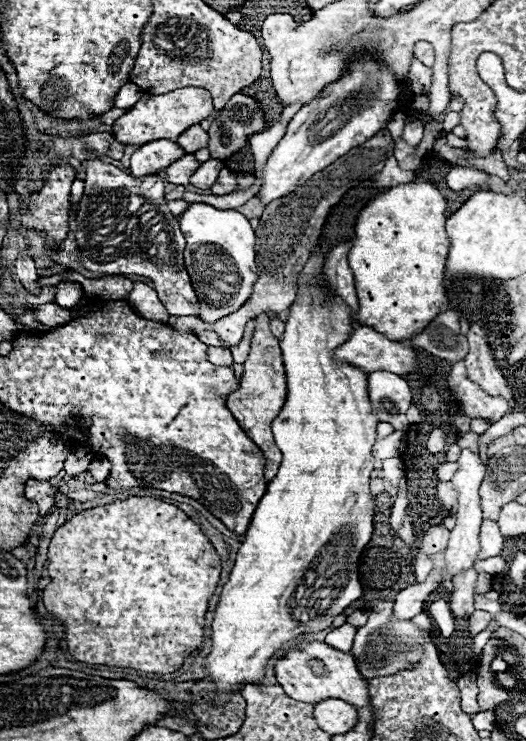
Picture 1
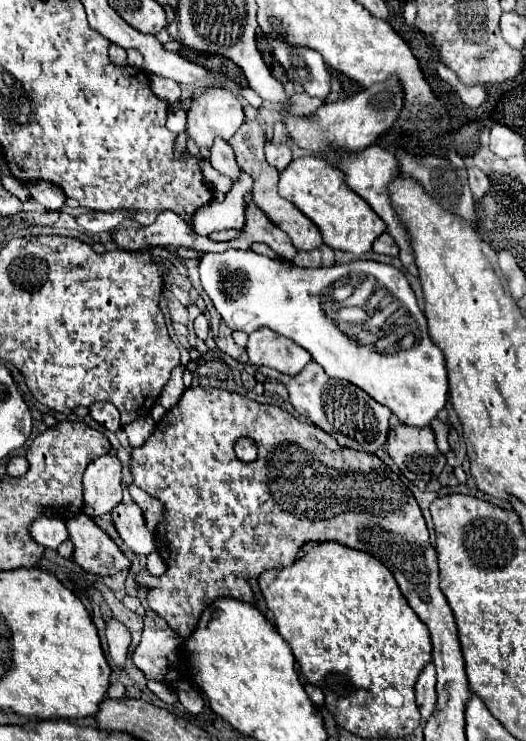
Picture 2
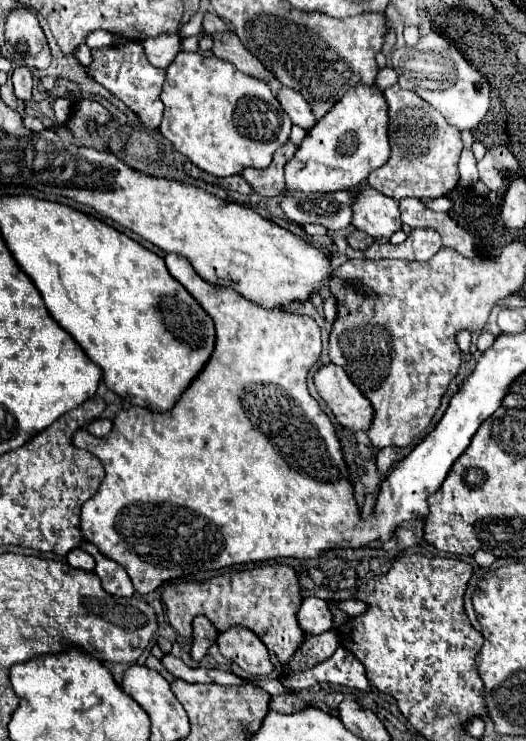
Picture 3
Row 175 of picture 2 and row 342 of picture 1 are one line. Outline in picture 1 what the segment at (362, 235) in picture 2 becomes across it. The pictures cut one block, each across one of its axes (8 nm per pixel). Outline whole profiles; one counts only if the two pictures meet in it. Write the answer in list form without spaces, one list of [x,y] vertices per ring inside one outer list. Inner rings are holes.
[[[316,246],[304,266],[298,280],[296,304],[288,312],[286,332],[280,340],[288,378],[288,398],[282,412],[272,422],[272,432],[282,450],[282,462],[278,474],[256,506],[238,548],[230,578],[224,584],[220,602],[214,610],[212,648],[202,664],[214,684],[214,708],[230,702],[236,688],[258,684],[266,676],[268,660],[280,646],[298,636],[328,628],[344,608],[362,596],[362,584],[356,570],[360,552],[372,536],[374,496],[370,494],[370,472],[374,468],[372,446],[376,442],[378,420],[374,420],[368,402],[368,374],[354,366],[334,362],[332,358],[334,348],[352,334],[356,324],[350,320],[346,304],[342,304],[338,296],[330,298],[326,288],[322,288],[318,268],[326,254],[326,246]]]

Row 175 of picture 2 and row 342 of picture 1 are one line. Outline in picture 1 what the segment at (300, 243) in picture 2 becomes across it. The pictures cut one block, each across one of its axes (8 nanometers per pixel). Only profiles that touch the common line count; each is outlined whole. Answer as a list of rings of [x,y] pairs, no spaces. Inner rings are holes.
[[[266,314],[258,316],[254,322],[250,354],[242,366],[244,366],[244,372],[240,376],[240,388],[226,398],[226,406],[232,412],[232,416],[238,420],[238,424],[242,426],[246,436],[262,450],[264,460],[266,460],[264,462],[264,480],[270,482],[276,476],[276,470],[278,470],[278,464],[282,458],[278,446],[274,444],[270,426],[286,402],[286,374],[284,374],[280,346],[278,346],[278,340],[270,332],[270,318]]]

